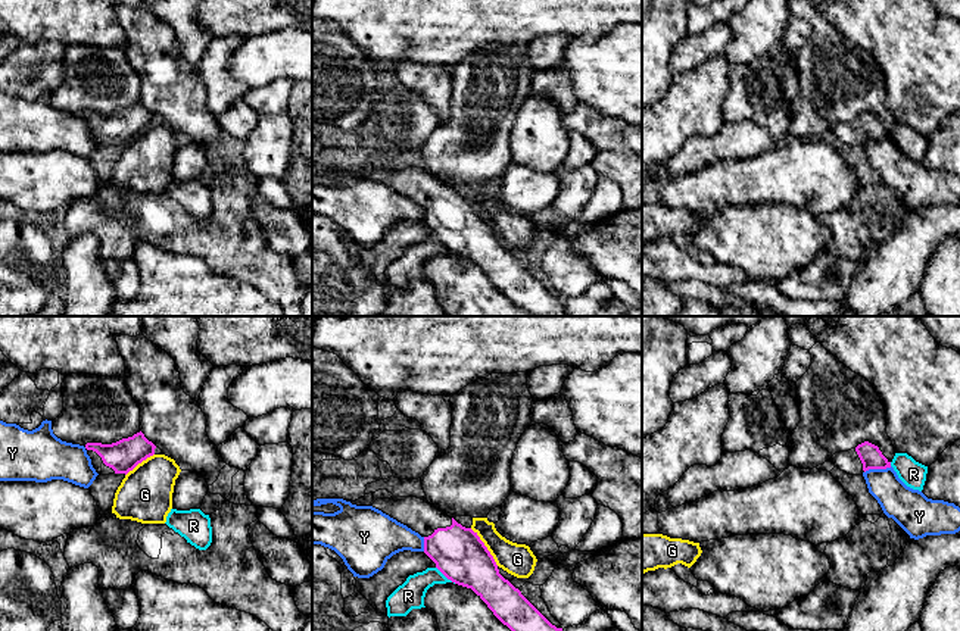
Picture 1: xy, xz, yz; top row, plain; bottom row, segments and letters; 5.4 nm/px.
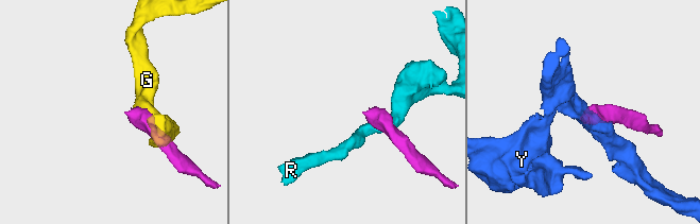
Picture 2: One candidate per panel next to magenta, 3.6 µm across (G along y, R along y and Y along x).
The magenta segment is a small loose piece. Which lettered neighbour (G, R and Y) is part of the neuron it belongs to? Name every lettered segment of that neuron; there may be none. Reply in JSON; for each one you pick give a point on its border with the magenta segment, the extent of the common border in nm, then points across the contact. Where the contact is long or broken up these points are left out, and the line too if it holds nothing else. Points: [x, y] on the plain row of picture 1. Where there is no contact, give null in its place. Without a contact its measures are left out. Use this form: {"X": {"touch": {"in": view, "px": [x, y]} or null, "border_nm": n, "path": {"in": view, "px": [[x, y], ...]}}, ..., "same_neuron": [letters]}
{"same_neuron": []}

